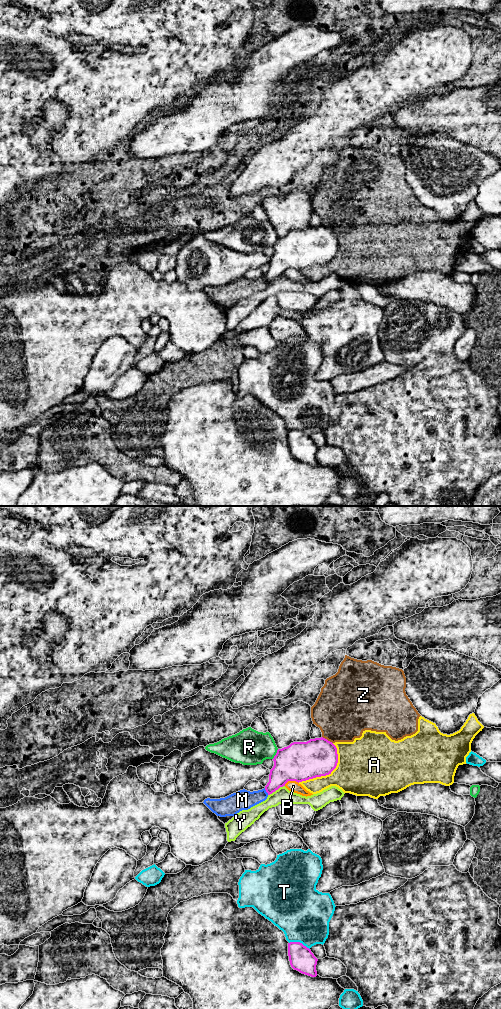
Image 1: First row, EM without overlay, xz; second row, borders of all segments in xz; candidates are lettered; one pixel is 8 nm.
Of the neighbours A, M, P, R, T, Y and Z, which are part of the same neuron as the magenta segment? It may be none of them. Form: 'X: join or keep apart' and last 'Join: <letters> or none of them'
A: keep apart
M: keep apart
P: keep apart
R: keep apart
T: keep apart
Y: keep apart
Z: keep apart
Join: none of them

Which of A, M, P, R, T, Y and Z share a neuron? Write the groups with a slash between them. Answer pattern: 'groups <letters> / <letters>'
groups A Z / M / P / R / T / Y

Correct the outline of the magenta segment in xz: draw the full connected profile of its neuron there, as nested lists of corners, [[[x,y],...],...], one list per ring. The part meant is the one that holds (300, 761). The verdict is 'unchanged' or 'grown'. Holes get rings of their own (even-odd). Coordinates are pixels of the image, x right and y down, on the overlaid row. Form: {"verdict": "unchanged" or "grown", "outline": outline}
{"verdict": "unchanged", "outline": [[[321,737],[307,742],[293,742],[278,749],[273,761],[269,782],[265,786],[268,795],[288,781],[299,783],[331,774],[337,766],[338,754],[336,746]]]}

